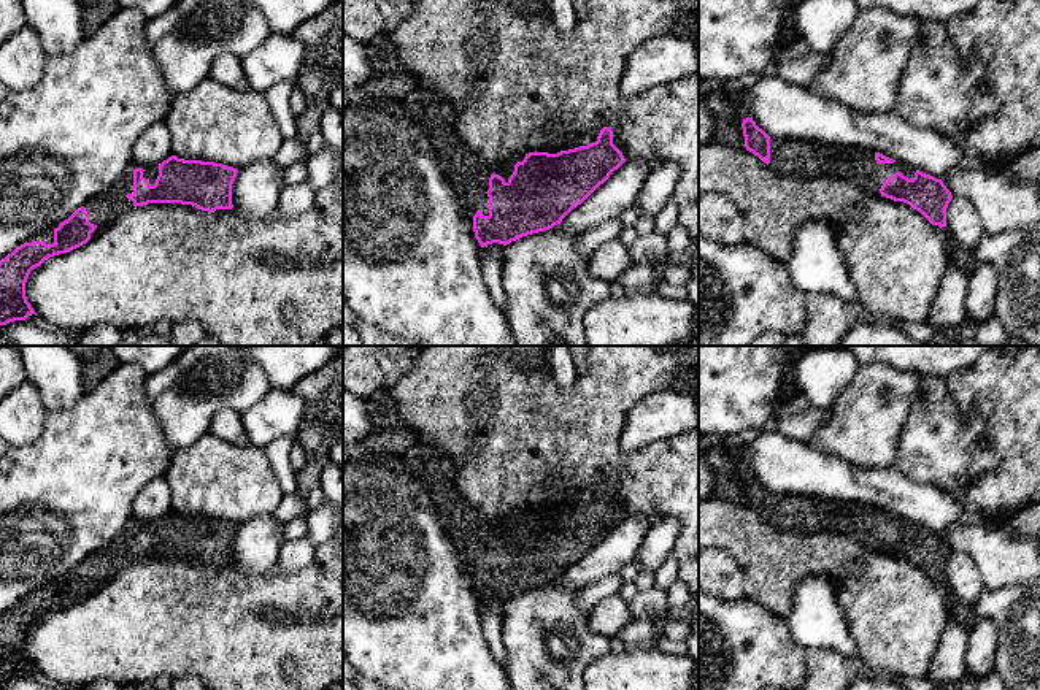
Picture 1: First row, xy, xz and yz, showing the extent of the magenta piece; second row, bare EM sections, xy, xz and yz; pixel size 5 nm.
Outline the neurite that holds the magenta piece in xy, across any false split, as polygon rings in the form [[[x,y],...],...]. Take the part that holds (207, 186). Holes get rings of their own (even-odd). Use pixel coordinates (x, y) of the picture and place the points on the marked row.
[[[176,155],[159,165],[132,162],[105,192],[87,200],[67,220],[48,227],[0,260],[0,325],[37,314],[25,297],[30,271],[49,257],[70,252],[105,232],[133,206],[148,203],[192,205],[202,211],[232,209],[238,170]]]

